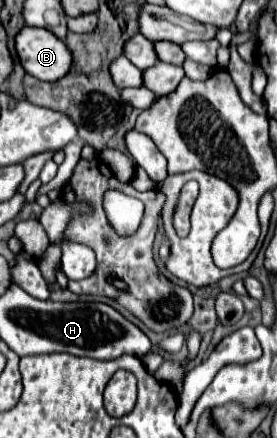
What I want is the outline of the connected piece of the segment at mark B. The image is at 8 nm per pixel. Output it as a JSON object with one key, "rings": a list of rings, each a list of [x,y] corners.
{"rings":[[[22,27],[16,35],[16,55],[24,71],[40,81],[58,81],[70,69],[68,47],[48,29]]]}

